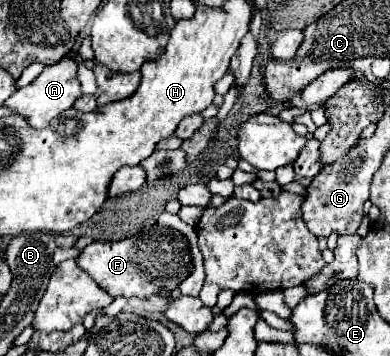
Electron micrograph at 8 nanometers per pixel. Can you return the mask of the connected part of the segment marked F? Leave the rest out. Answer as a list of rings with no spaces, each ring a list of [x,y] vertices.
[[[152,225],[144,233],[120,241],[94,241],[78,257],[78,265],[112,297],[148,299],[162,291],[170,297],[172,291],[192,273],[192,253],[188,239],[172,227]]]

